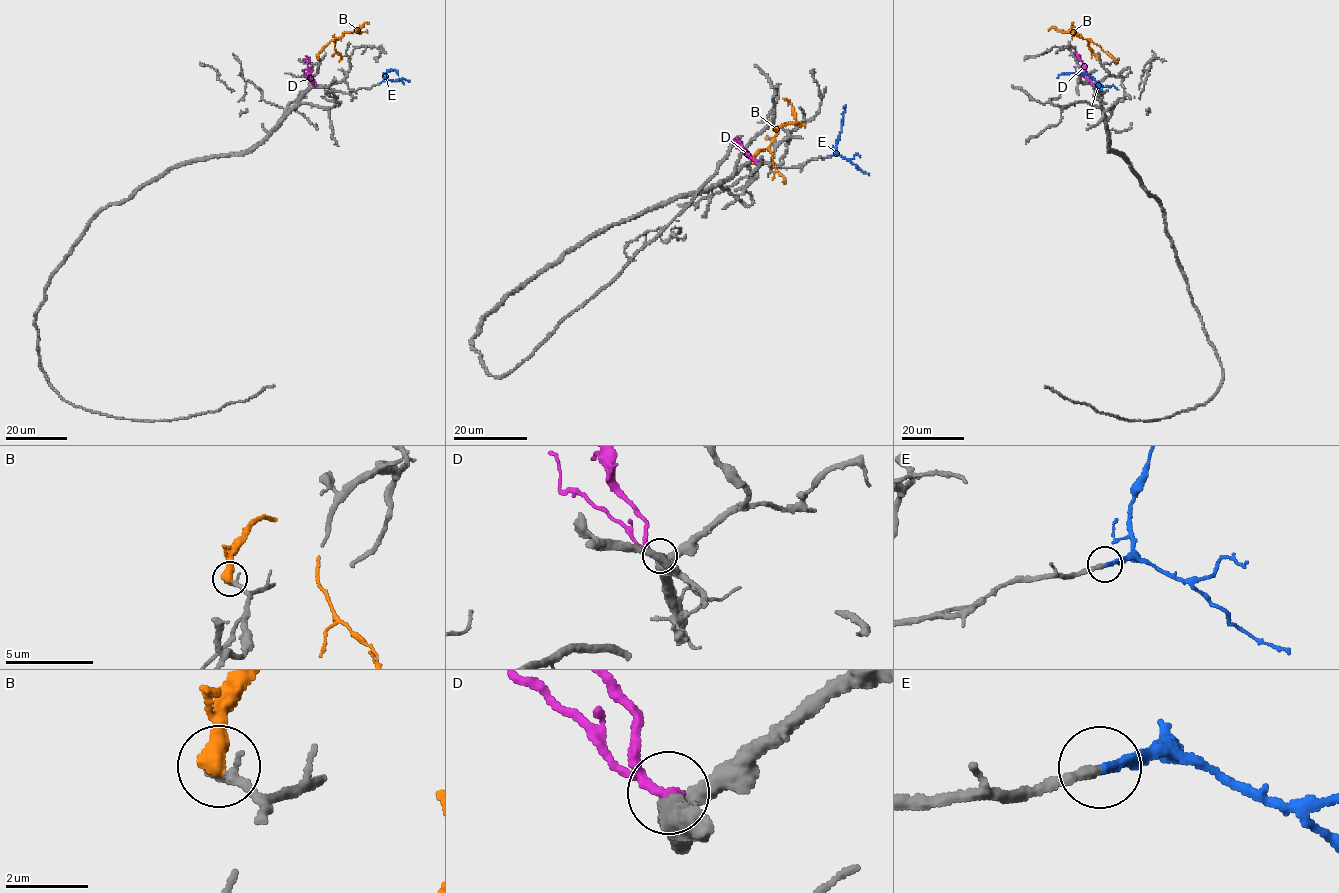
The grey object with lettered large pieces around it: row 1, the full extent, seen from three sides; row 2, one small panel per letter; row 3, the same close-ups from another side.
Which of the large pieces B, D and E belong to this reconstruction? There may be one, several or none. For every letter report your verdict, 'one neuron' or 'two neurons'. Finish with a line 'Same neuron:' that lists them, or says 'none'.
B: two neurons
D: two neurons
E: one neuron
Same neuron: E

